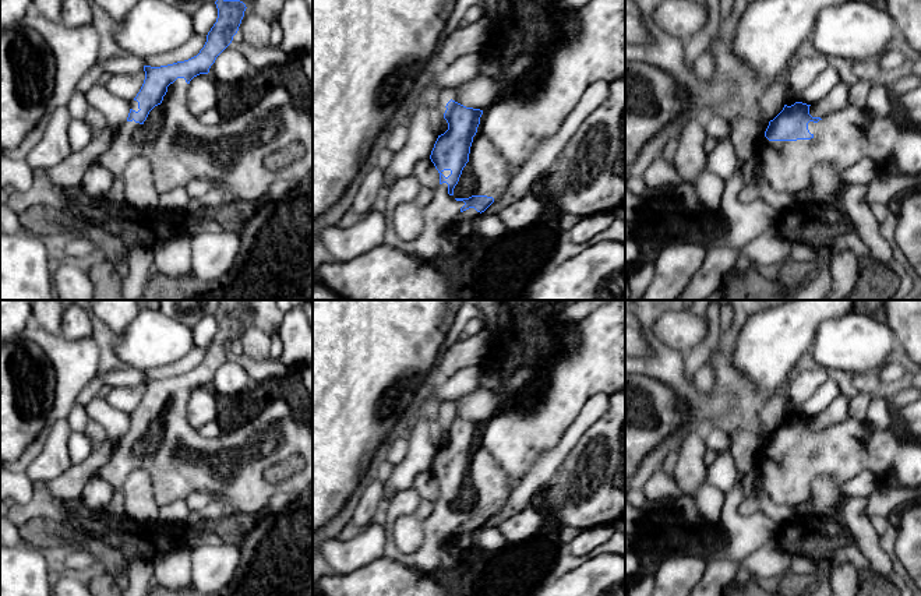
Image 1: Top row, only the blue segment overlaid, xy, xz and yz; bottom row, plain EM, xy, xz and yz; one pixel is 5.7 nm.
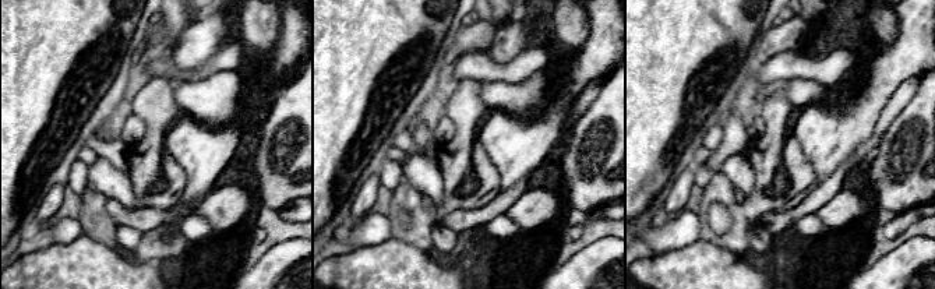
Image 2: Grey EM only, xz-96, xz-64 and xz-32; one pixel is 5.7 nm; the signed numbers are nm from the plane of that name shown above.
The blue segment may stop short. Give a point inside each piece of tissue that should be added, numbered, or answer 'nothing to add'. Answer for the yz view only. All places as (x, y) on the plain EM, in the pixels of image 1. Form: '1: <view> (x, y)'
1: yz (844, 450)

